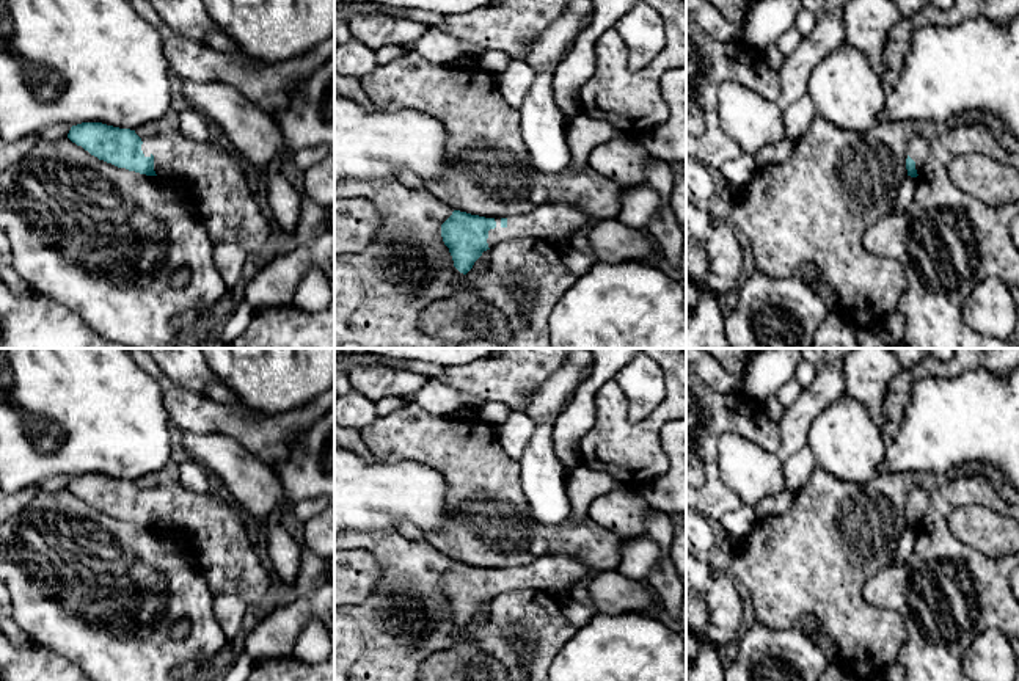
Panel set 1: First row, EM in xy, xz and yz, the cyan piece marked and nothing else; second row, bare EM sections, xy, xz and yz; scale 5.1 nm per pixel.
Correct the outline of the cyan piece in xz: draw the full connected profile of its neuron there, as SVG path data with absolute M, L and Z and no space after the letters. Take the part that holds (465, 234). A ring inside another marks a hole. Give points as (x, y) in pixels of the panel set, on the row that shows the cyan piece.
M545 202L529 213L485 218L454 210L441 224L441 237L454 267L466 275L484 251L512 239L542 239L567 248L570 237L594 220L568 202Z

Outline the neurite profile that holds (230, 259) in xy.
M214 245L214 264L231 290L240 279L248 253L239 245Z

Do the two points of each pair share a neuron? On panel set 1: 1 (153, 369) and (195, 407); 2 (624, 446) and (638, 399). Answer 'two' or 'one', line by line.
1: one
2: two

